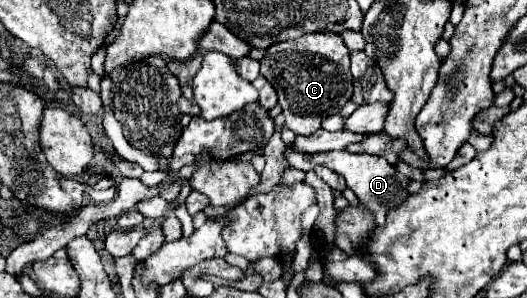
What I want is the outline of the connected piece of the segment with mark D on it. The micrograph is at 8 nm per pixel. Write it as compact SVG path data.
M286 149L286 159L290 161L292 167L296 169L302 169L302 171L310 171L314 169L314 165L328 165L334 173L342 175L346 179L346 185L348 189L352 189L356 193L356 197L360 199L362 205L366 205L366 209L370 209L370 213L374 213L374 221L378 225L384 225L386 223L386 213L390 207L396 207L400 205L406 197L408 197L408 185L410 185L410 179L394 167L390 165L384 157L378 157L378 155L354 155L354 153L348 153L348 151L330 151L330 153L316 153L316 155L302 155L302 153L296 153L292 149Z

